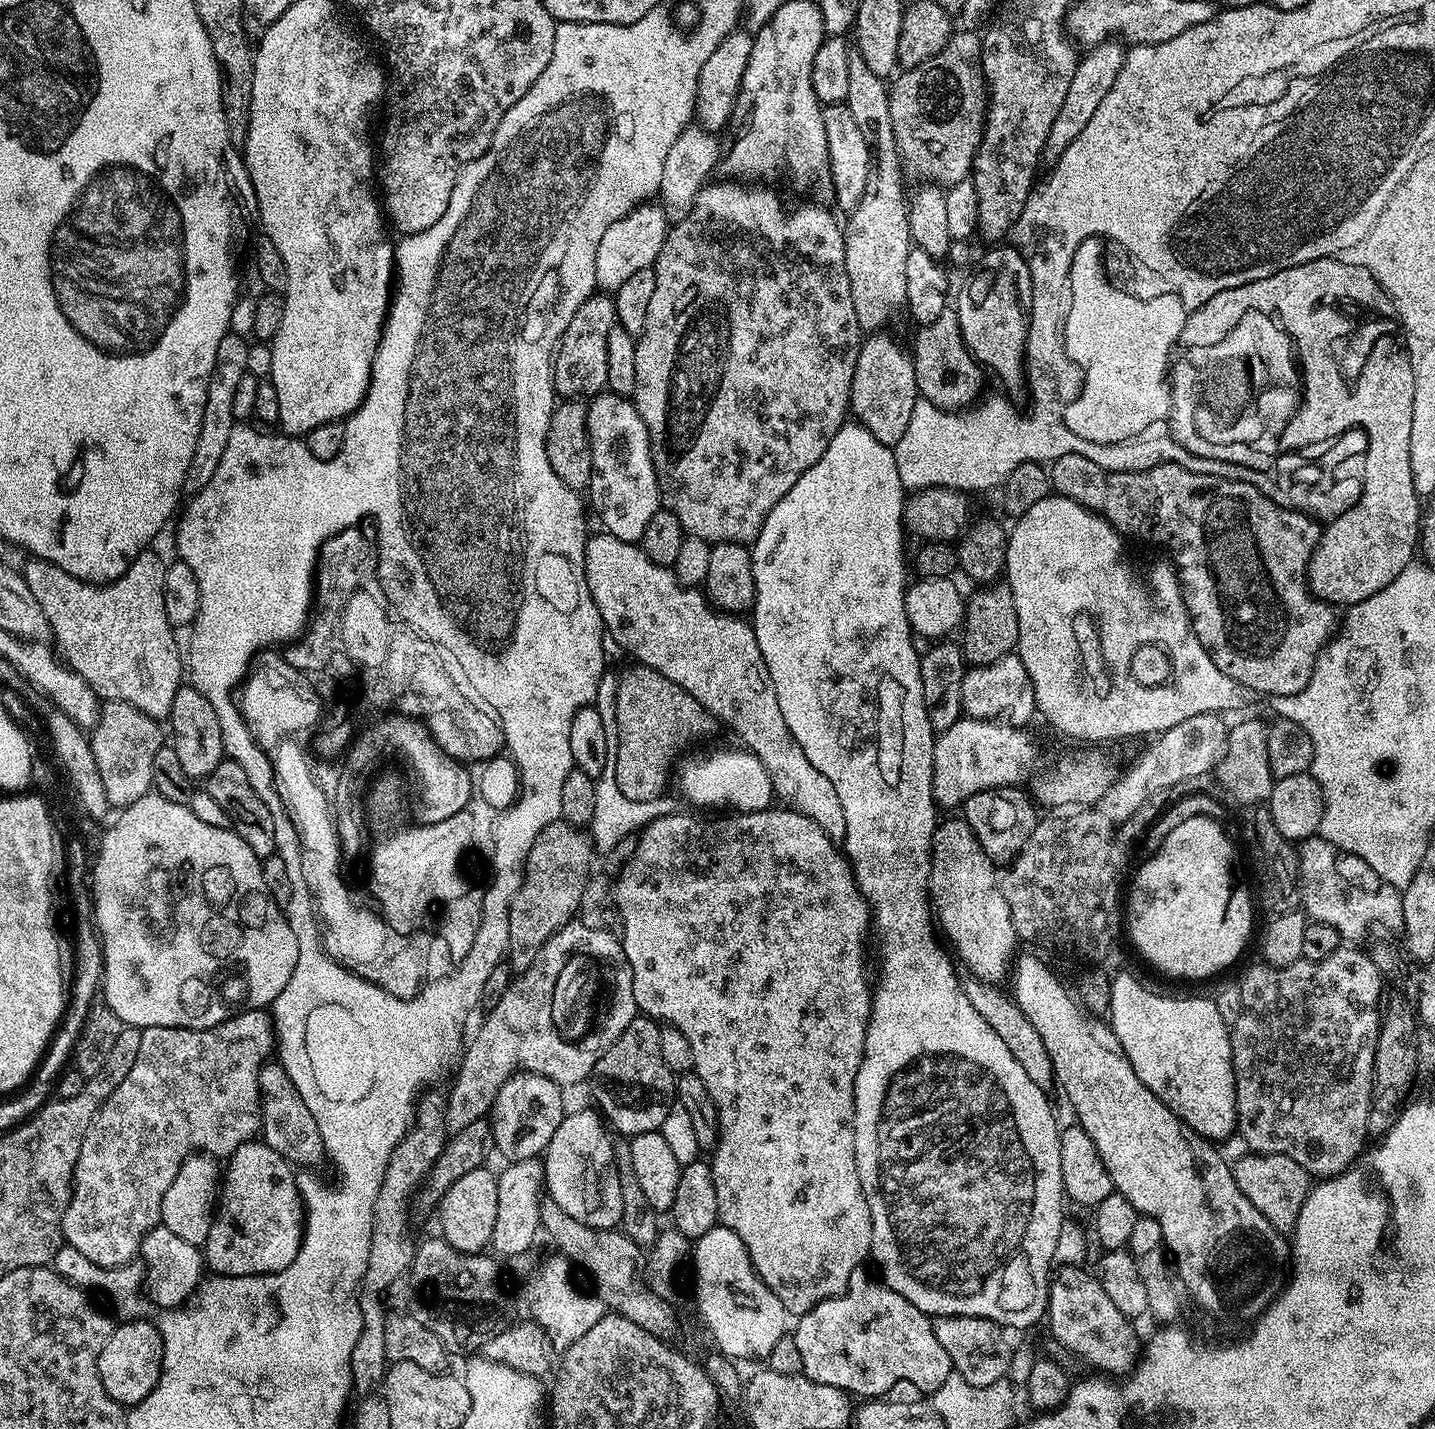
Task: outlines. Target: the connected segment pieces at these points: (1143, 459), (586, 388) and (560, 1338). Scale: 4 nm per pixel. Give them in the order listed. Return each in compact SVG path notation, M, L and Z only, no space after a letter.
M923 398L916 399L914 410L910 413L910 422L906 425L906 431L903 432L902 438L898 438L898 442L894 445L896 461L898 462L898 478L902 478L904 489L912 494L919 492L922 488L950 488L965 494L988 492L991 488L999 489L1004 481L1008 479L1013 468L1019 466L1019 464L1048 462L1053 459L1054 454L1061 456L1067 452L1073 452L1074 454L1082 454L1086 458L1090 458L1090 462L1094 462L1111 472L1145 472L1159 464L1177 464L1186 470L1194 470L1194 474L1206 474L1214 478L1246 482L1250 486L1262 490L1262 494L1266 494L1266 498L1278 501L1283 508L1295 508L1298 504L1298 497L1293 492L1278 490L1278 486L1273 481L1268 470L1252 468L1250 465L1235 460L1222 462L1218 458L1206 458L1205 456L1188 452L1186 446L1182 446L1172 437L1171 427L1164 422L1146 426L1146 430L1142 430L1130 438L1122 438L1122 442L1117 444L1095 444L1094 442L1086 442L1086 438L1075 436L1064 425L1063 419L1058 415L1058 408L1055 408L1048 400L1040 400L1033 406L1032 420L1021 422L1020 436L1014 437L1013 440L1012 428L1008 424L1015 422L1016 416L1014 413L988 412L985 414L984 420L988 424L968 424L967 418L960 412L946 412L943 408L934 406L929 400Z
M594 294L582 302L582 306L578 306L578 314L570 318L570 326L566 326L552 361L557 397L591 398L605 391L610 330L616 324L616 301L611 295Z
M552 1254L549 1260L544 1261L536 1273L528 1280L528 1308L532 1311L531 1319L544 1329L545 1337L553 1349L569 1348L594 1322L598 1322L606 1315L604 1304L594 1294L588 1296L579 1292L572 1285L572 1276L568 1273L570 1261L568 1257Z

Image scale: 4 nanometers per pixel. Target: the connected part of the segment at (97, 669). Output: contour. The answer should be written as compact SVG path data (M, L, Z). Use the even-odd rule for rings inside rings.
M152 551L138 554L126 574L109 584L79 580L74 574L66 574L62 566L37 556L28 558L22 567L22 575L26 586L30 586L30 594L38 598L38 606L42 606L42 614L46 614L46 622L52 627L51 639L56 640L55 647L62 653L68 667L96 691L101 701L130 702L130 706L142 710L142 714L164 722L171 717L174 694L178 694L182 686L182 652L176 649L176 632L168 621L163 601L166 560Z

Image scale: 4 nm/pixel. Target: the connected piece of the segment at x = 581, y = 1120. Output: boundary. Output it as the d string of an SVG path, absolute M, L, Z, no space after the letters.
M584 1108L581 1112L569 1111L558 1126L558 1130L554 1130L554 1138L550 1138L542 1156L544 1188L547 1195L554 1202L558 1202L558 1206L562 1206L562 1210L566 1210L566 1214L570 1214L570 1218L591 1228L616 1228L622 1214L622 1190L618 1182L616 1159L612 1153L613 1141L608 1140L609 1129L606 1127L601 1113L589 1108Z

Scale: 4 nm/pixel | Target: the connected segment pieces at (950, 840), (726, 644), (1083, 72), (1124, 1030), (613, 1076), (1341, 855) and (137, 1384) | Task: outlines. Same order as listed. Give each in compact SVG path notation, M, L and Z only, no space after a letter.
M963 818L941 819L937 823L936 833L932 835L932 873L928 887L935 919L956 947L959 963L964 963L975 979L985 980L987 984L1007 981L1018 952L1010 906L1006 906L998 883L997 865L984 853L974 830L970 830Z
M603 530L597 532L597 536L595 533L589 535L588 538L586 554L584 555L584 573L586 574L586 582L590 586L592 600L598 606L598 614L602 618L611 643L613 640L622 651L629 652L636 659L633 661L637 665L654 670L658 674L670 678L670 682L682 686L682 690L686 690L694 697L709 714L716 717L723 727L725 724L726 727L733 728L736 731L737 738L741 740L737 741L747 751L753 752L762 762L762 766L766 766L766 774L770 774L770 782L772 783L775 799L781 805L791 808L792 811L810 818L810 822L818 822L818 826L822 826L826 838L830 838L837 846L843 845L844 835L846 834L846 813L842 811L842 802L838 799L838 794L834 791L830 778L826 778L826 774L822 774L822 770L818 770L818 766L810 766L810 758L806 758L806 754L802 754L802 746L798 746L798 742L794 742L794 734L790 734L790 726L786 726L786 718L782 718L782 709L778 707L778 694L774 694L774 682L770 682L770 670L766 670L766 662L762 658L762 650L758 650L758 638L754 634L751 623L743 615L720 611L719 608L710 603L707 595L699 587L682 584L671 567L655 564L644 553L639 543L611 536L609 532Z
M1110 39L1105 43L1096 44L1089 49L1078 61L1074 72L1073 81L1070 82L1070 88L1066 92L1066 99L1058 110L1058 118L1050 126L1050 138L1048 145L1044 148L1043 159L1048 162L1055 162L1060 159L1061 154L1082 134L1090 122L1091 115L1098 110L1098 105L1110 90L1110 86L1117 81L1118 74L1124 65L1126 55L1125 47L1121 41Z
M1124 972L1121 976L1112 976L1108 990L1108 1011L1107 1015L1112 1016L1110 1027L1118 1038L1126 1058L1130 1058L1130 1066L1134 1066L1134 1074L1142 1078L1142 1082L1152 1093L1155 1094L1168 1109L1178 1117L1183 1124L1190 1126L1200 1136L1209 1142L1224 1140L1228 1135L1235 1133L1238 1128L1238 1117L1236 1115L1236 1079L1234 1078L1234 1066L1232 1065L1232 1038L1229 1025L1222 1022L1222 1014L1218 1014L1215 999L1203 1000L1200 996L1159 996L1148 988L1143 988L1130 973Z
M643 1014L637 1015L636 1019L630 1022L630 1026L622 1030L614 1046L610 1046L606 1054L602 1054L596 1069L592 1071L590 1085L592 1084L592 1092L596 1095L595 1107L613 1129L616 1127L620 1131L621 1137L631 1138L659 1130L662 1122L666 1122L666 1114L676 1100L676 1076L668 1069L666 1062L662 1062L662 1049L658 1047L660 1029L661 1025L655 1019Z
M1318 834L1299 843L1296 858L1300 903L1311 921L1334 926L1341 939L1352 944L1360 942L1356 940L1362 939L1374 926L1396 931L1403 927L1401 889L1386 882L1362 858L1344 852Z
M128 1318L120 1323L113 1327L106 1346L102 1346L102 1354L98 1354L98 1378L102 1378L102 1386L114 1402L131 1406L142 1402L142 1398L154 1390L160 1377L164 1343L151 1319Z

